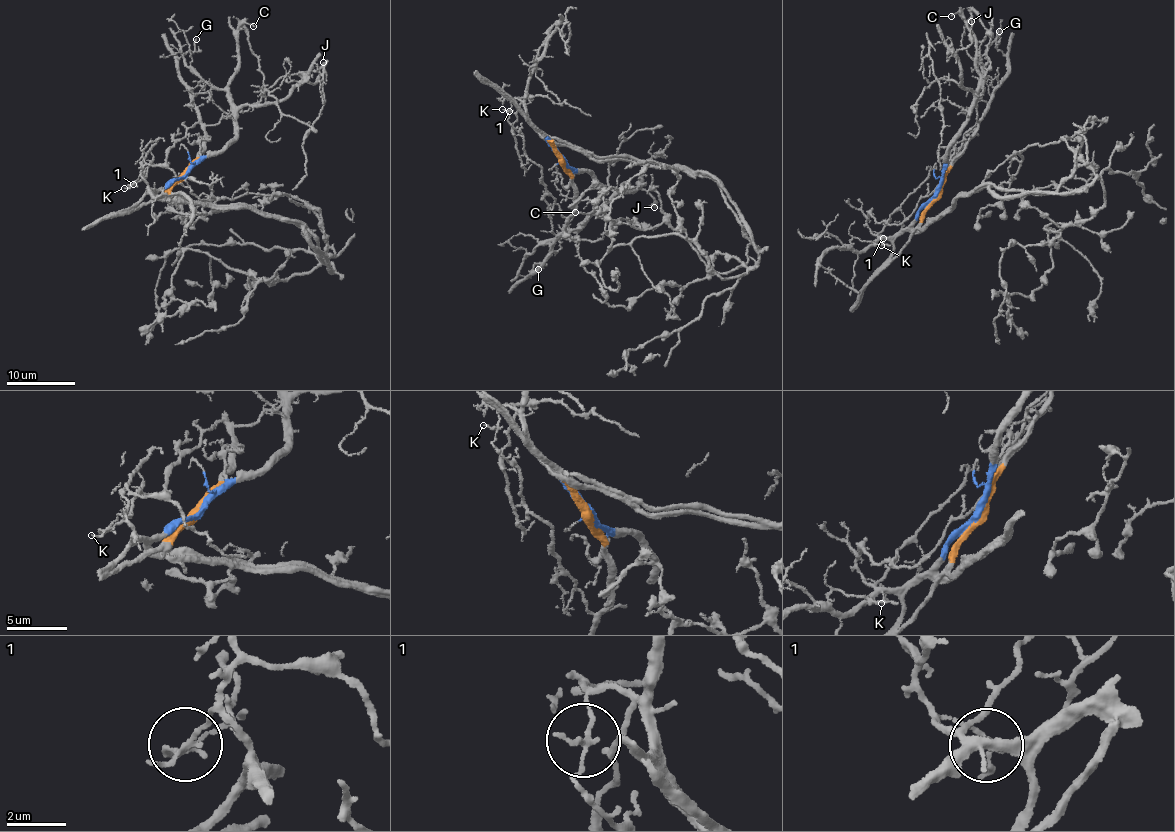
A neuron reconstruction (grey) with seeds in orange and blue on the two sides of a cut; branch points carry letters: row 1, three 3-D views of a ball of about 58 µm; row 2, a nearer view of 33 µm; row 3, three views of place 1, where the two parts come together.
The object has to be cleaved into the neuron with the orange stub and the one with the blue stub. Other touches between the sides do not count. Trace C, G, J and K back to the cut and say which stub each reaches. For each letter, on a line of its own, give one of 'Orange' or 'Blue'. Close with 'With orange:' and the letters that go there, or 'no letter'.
C: Blue
G: Orange
J: Blue
K: Blue
With orange: G

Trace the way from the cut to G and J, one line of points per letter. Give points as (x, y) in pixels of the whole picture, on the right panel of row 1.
G: (937, 194), (946, 171), (961, 154), (1007, 71), (1006, 57), (995, 43), (999, 32)
J: (935, 194), (951, 140), (964, 126), (975, 95), (962, 84), (956, 55), (958, 49), (969, 44), (970, 20)

